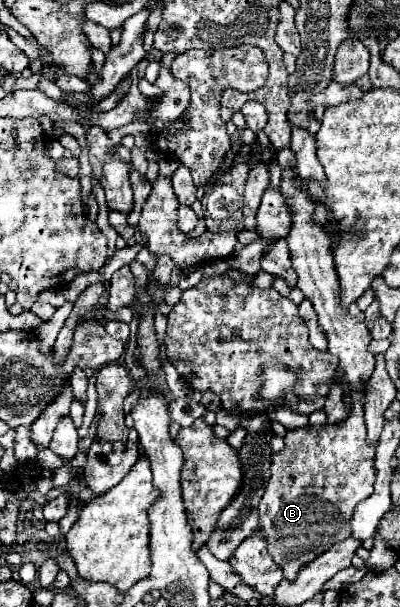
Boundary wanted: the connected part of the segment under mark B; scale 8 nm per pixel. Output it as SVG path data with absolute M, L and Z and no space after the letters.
M351 386L351 414L339 426L305 426L287 430L285 448L273 454L271 478L257 508L259 530L267 542L267 552L273 562L283 570L285 580L295 582L299 570L313 562L319 554L327 552L333 544L351 536L351 516L355 506L373 494L375 482L375 452L367 442L367 428L363 420L363 390Z

